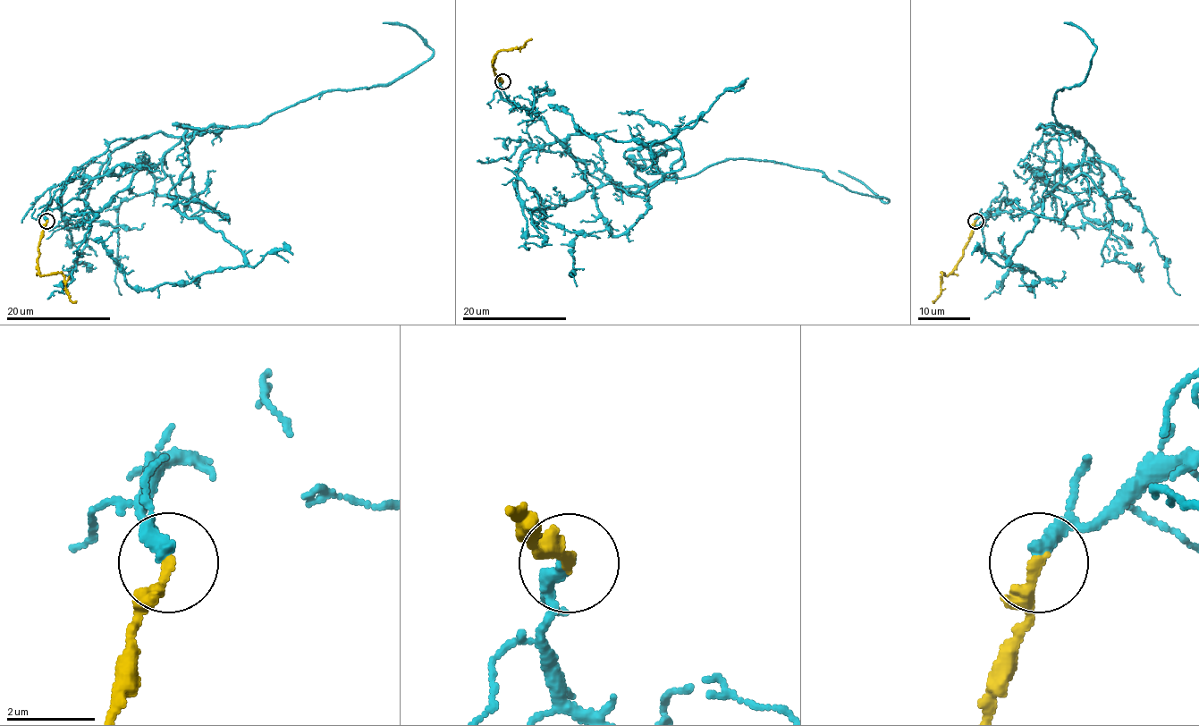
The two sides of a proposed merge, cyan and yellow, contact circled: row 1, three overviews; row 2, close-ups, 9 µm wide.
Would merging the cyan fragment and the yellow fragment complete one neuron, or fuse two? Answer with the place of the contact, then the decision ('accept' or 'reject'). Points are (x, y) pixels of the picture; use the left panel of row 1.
(46, 221) | reject

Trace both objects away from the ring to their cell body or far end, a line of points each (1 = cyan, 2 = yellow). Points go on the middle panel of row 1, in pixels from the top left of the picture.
1: (502, 82), (635, 192), (663, 173), (624, 153), (700, 117), (649, 145), (587, 136), (565, 111)
2: (502, 82), (493, 73), (493, 57), (500, 51), (519, 48), (531, 38)

